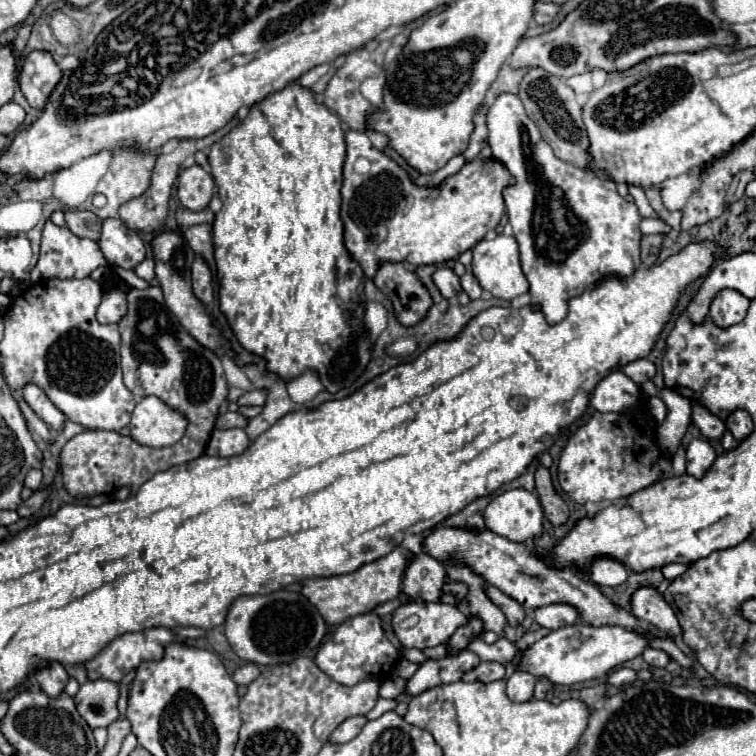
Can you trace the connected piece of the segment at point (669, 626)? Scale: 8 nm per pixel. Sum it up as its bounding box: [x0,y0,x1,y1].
[631,587,691,655]

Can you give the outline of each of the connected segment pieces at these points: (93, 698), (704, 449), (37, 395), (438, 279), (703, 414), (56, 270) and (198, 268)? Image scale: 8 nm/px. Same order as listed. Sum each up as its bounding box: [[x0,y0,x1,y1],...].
[[75,679,119,729],[687,439,715,477],[23,383,65,431],[433,267,461,299],[691,403,725,439],[29,221,105,283],[191,257,213,305]]

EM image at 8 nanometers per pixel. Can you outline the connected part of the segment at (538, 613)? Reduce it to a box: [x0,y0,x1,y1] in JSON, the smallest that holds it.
[535,603,579,631]

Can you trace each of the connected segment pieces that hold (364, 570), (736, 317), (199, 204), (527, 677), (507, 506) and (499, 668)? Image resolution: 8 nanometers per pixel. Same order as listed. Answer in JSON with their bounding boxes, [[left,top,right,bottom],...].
[[301,547,411,625],[709,289,749,327],[177,163,213,211],[507,671,535,703],[483,489,543,541],[463,663,505,683]]

